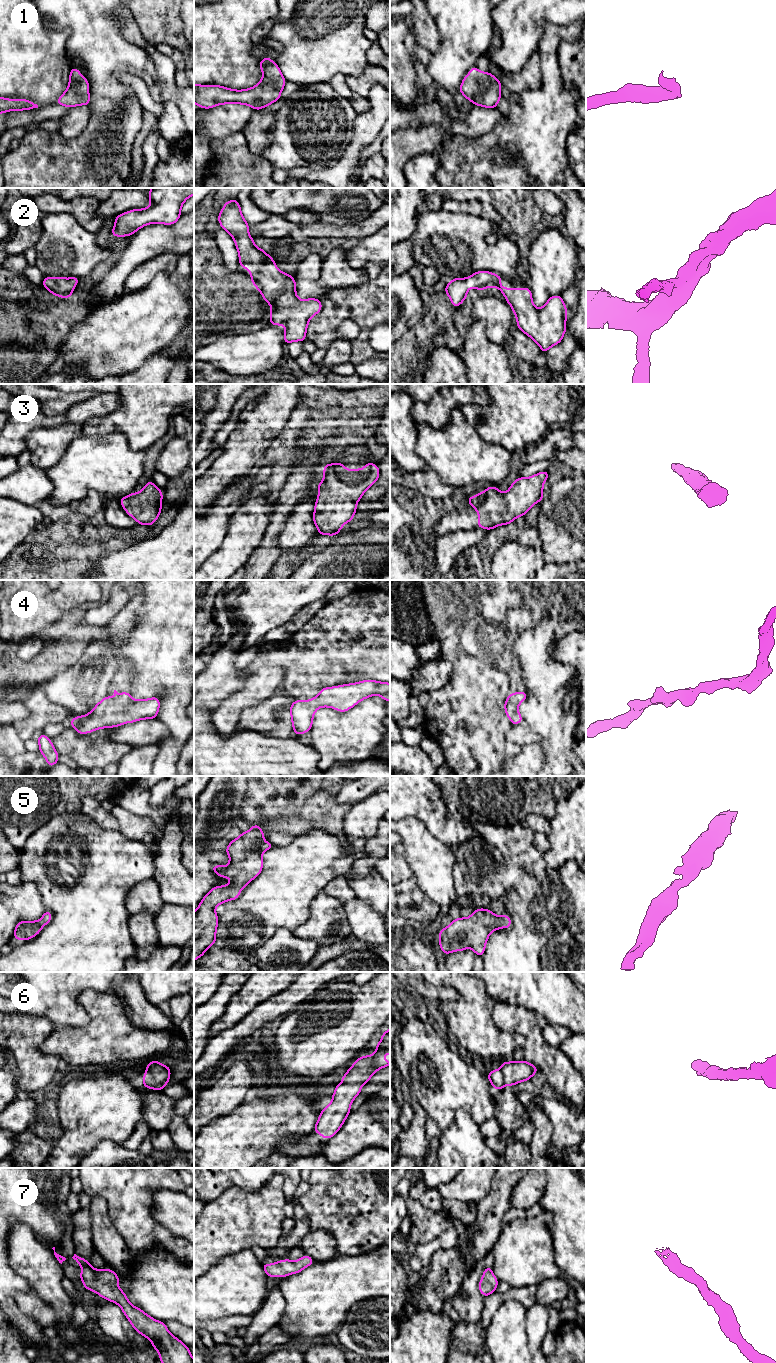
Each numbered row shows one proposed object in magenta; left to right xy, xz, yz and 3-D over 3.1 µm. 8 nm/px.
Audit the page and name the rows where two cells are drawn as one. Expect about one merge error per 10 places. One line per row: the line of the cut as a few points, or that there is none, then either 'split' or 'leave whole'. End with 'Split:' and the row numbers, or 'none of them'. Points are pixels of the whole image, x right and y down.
1: no cut | leave whole
2: no cut | leave whole
3: no cut | leave whole
4: no cut | leave whole
5: no cut | leave whole
6: no cut | leave whole
7: no cut | leave whole
Split: none of them

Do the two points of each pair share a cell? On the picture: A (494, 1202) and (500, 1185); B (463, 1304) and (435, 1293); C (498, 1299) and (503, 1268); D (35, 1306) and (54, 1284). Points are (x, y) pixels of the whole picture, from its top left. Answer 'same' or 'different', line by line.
A: same
B: different
C: different
D: different

